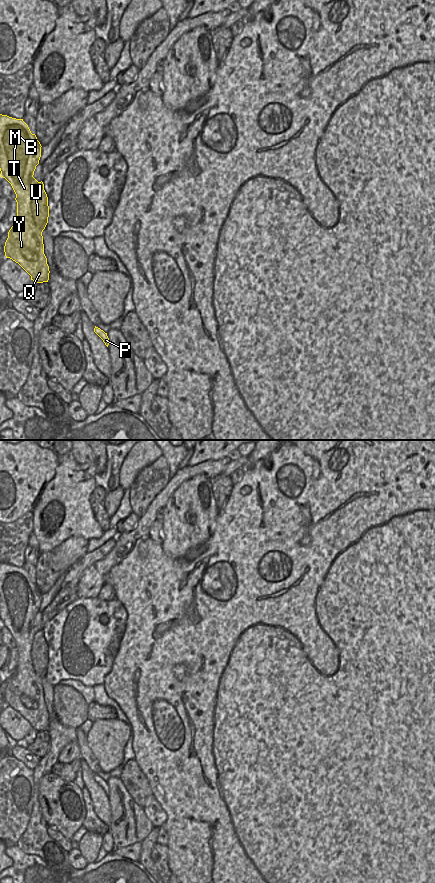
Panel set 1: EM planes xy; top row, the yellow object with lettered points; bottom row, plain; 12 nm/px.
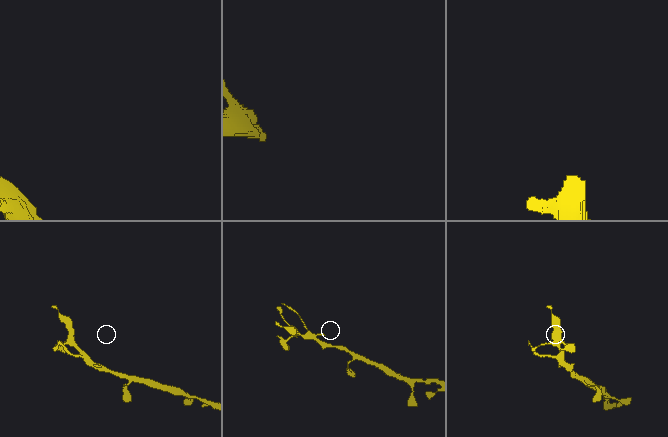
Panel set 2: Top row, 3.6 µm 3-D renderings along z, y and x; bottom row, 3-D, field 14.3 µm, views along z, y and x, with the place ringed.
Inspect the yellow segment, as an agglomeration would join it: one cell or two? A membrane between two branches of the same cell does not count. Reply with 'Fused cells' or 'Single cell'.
Single cell.

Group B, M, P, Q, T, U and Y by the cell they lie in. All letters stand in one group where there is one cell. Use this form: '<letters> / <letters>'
B M P Q T U Y

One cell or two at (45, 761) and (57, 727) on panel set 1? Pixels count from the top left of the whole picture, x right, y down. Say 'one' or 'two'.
one

